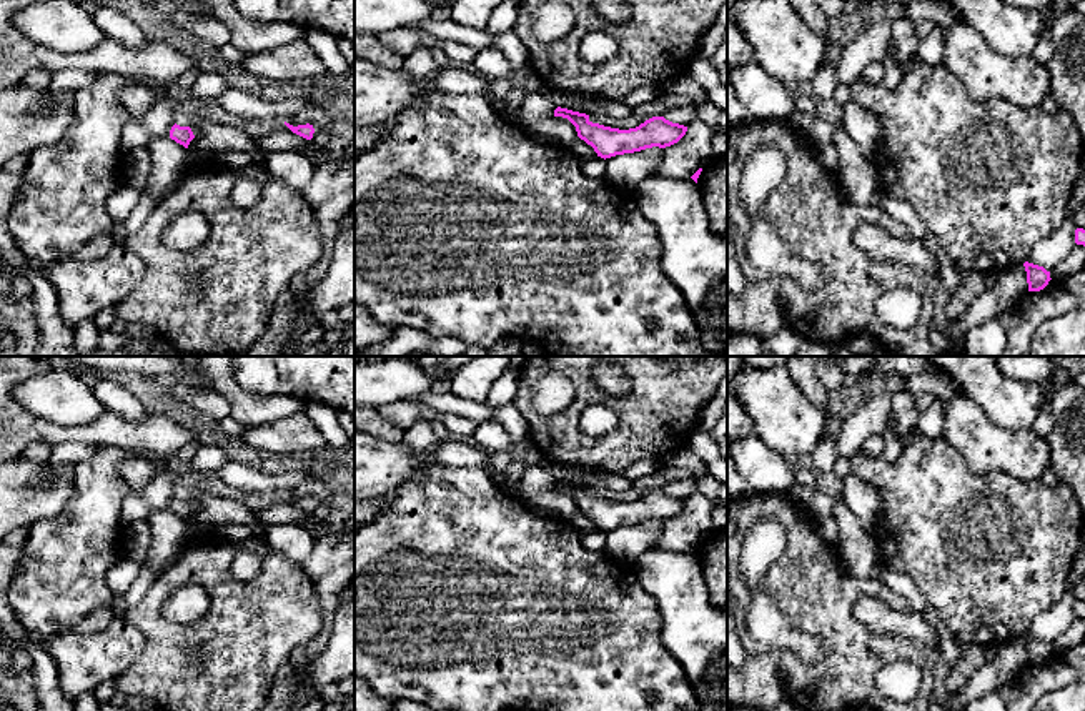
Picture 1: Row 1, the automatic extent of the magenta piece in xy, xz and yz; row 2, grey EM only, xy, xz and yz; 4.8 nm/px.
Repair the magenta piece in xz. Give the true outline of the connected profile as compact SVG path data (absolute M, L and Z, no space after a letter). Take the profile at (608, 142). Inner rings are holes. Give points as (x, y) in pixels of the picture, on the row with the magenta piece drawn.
M561 107L554 110L554 117L567 118L576 127L577 137L591 145L597 157L604 160L652 147L671 147L687 132L687 127L672 123L664 117L652 117L639 127L629 130L592 123L589 115Z

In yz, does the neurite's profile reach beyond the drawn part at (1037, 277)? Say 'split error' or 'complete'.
complete

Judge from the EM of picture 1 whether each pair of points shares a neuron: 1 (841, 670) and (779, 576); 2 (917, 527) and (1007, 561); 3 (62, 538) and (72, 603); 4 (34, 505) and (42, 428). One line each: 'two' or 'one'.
1: one
2: one
3: one
4: two

